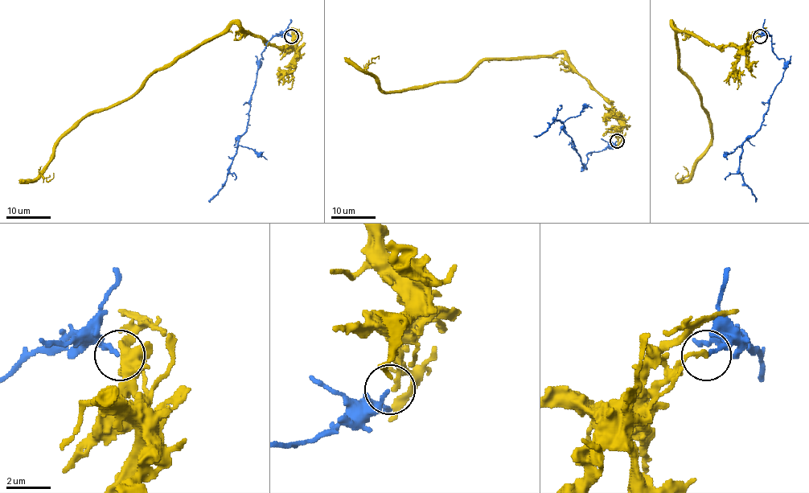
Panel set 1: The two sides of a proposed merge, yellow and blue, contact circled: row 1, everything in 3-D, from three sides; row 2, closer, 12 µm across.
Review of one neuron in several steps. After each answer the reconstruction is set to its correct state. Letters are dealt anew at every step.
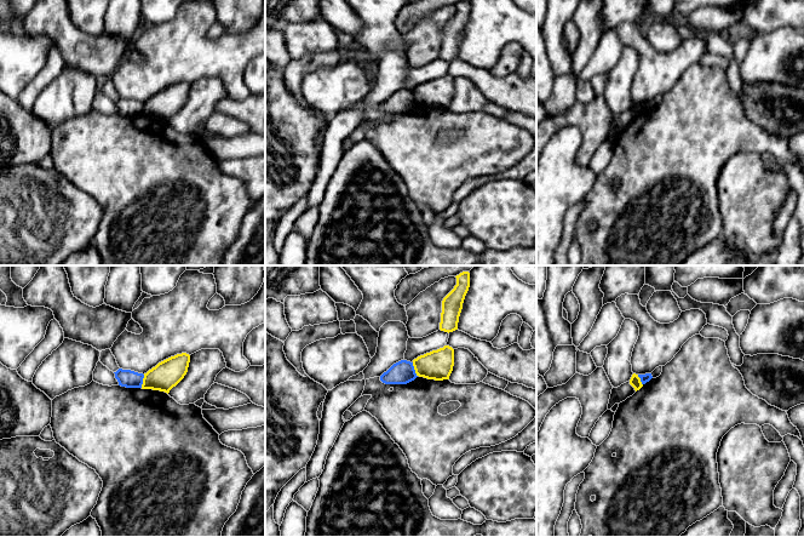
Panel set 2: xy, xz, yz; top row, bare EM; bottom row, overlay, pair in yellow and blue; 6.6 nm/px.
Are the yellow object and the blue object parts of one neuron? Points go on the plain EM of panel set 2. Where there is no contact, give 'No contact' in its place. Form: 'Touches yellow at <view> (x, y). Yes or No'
Touches yellow at xz (415, 98). No

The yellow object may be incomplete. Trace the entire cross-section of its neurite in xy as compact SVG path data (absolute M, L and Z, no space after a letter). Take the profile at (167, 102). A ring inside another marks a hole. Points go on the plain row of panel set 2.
M186 81L171 85L144 102L142 118L153 118L165 121L176 115L186 103L190 84Z

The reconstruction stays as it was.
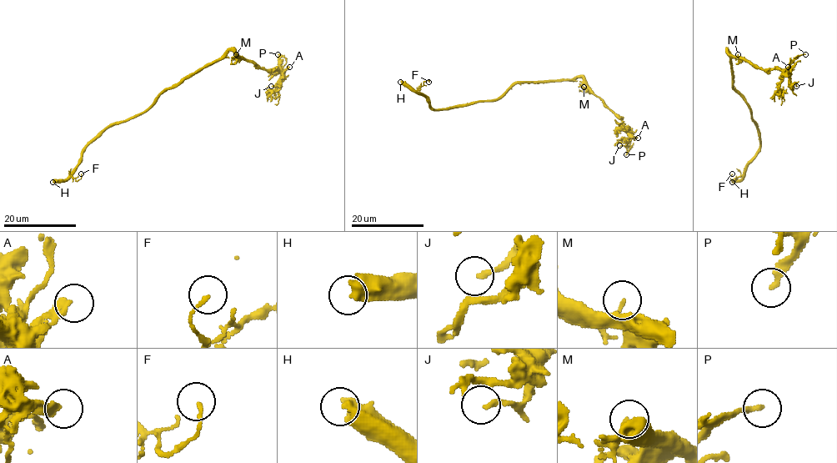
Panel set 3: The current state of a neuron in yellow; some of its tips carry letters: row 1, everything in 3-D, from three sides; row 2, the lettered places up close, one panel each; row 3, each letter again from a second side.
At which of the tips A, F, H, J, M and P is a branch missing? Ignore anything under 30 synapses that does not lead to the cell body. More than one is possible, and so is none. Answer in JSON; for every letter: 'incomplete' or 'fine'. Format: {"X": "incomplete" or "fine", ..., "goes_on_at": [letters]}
{"A": "fine", "F": "fine", "H": "incomplete", "J": "fine", "M": "fine", "P": "fine", "goes_on_at": ["H"]}

